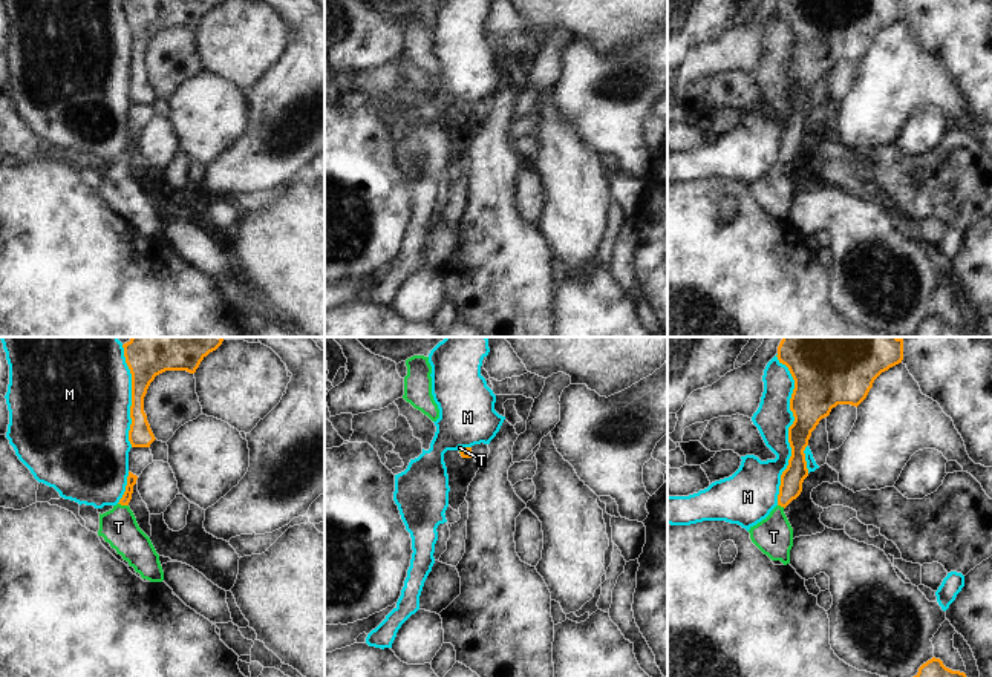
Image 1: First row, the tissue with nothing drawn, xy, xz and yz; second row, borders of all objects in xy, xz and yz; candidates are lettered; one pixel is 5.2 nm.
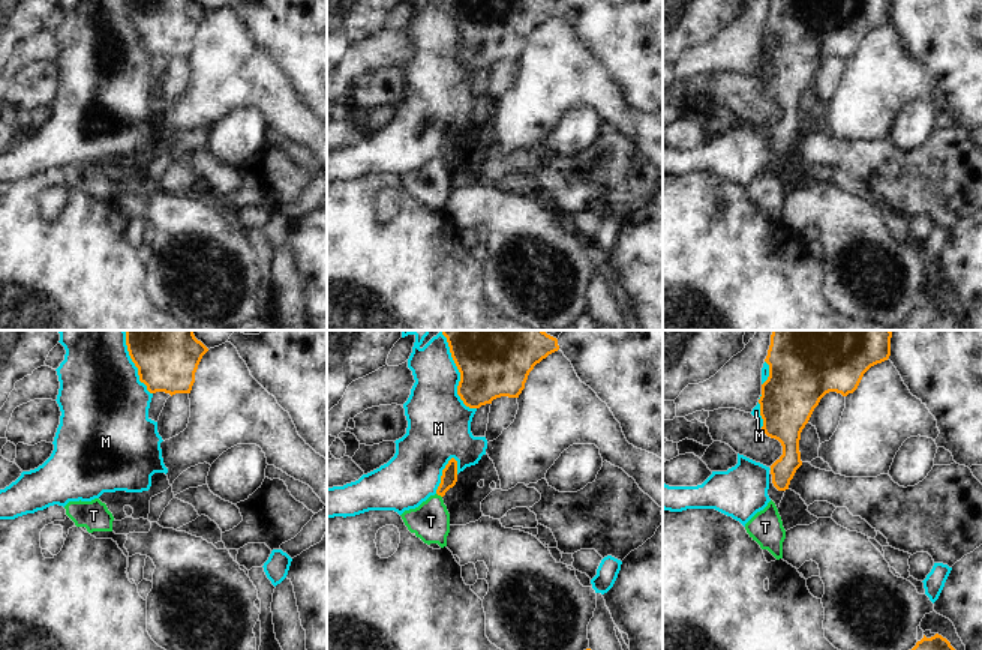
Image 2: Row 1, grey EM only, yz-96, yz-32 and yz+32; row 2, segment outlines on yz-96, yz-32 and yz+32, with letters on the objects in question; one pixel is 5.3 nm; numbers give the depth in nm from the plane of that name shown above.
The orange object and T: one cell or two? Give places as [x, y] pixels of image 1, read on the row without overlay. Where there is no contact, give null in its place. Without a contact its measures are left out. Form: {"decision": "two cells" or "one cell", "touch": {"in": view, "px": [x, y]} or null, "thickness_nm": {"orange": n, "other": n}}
{"decision": "one cell", "touch": {"in": "xy", "px": [123, 161]}, "thickness_nm": {"orange": 50, "other": 200}}

